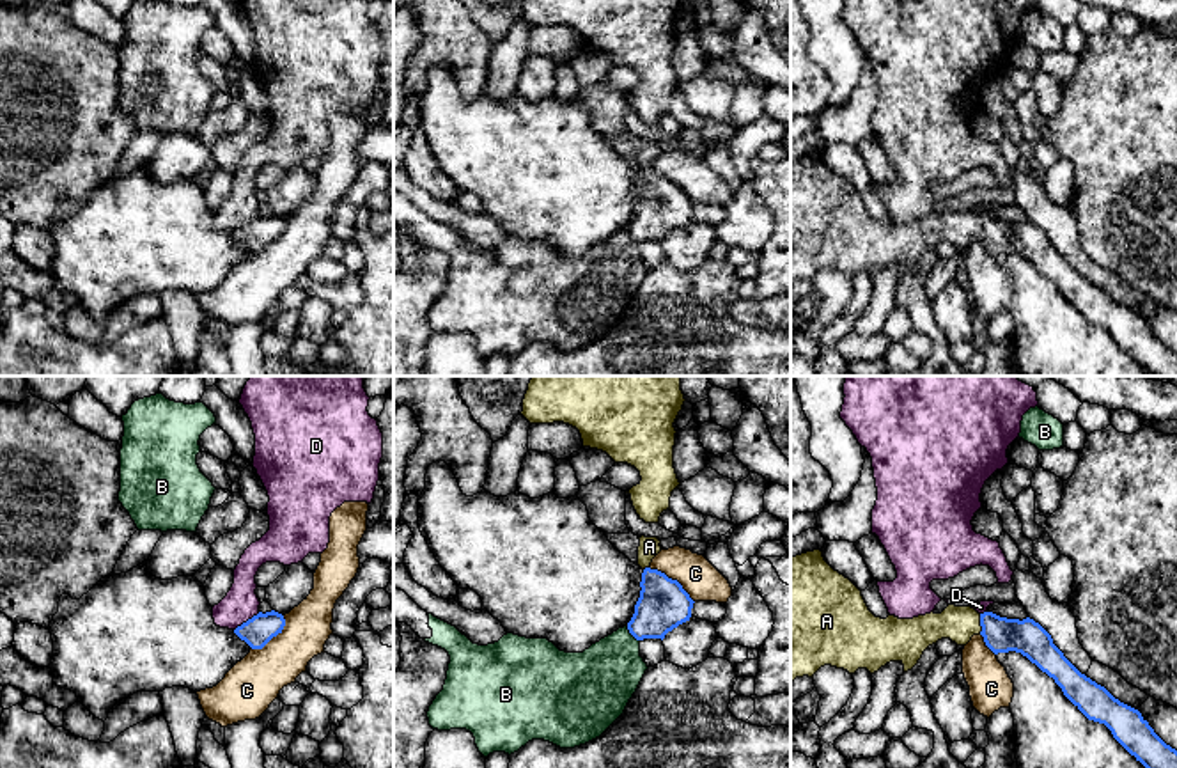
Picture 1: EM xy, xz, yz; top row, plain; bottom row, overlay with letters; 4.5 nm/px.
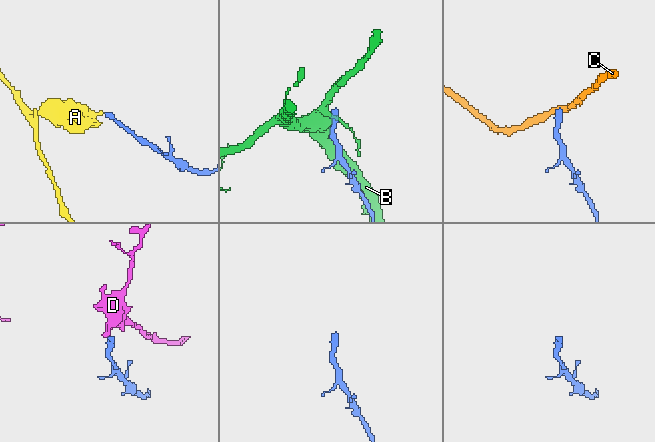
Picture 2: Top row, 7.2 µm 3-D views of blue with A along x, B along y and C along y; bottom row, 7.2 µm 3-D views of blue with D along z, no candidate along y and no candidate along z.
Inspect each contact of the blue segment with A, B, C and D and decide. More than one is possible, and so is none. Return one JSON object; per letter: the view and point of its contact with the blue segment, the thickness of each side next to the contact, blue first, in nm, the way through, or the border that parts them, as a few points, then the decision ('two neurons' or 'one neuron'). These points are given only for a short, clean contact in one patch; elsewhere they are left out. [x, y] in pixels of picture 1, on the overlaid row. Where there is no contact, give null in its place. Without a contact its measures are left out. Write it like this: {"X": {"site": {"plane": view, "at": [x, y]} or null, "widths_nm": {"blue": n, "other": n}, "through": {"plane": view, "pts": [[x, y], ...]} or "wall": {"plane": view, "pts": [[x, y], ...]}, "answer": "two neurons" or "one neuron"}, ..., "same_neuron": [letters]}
{"A": {"site": {"plane": "yz", "at": [981, 625]}, "widths_nm": {"blue": 160, "other": 160}, "through": {"plane": "yz", "pts": [[1030, 639], [981, 625], [958, 623]]}, "answer": "one neuron"}, "B": {"site": {"plane": "xz", "at": [631, 634]}, "widths_nm": {"blue": 220, "other": 320}, "answer": "two neurons"}, "C": {"site": {"plane": "xz", "at": [674, 580]}, "widths_nm": {"blue": 220, "other": 170}, "wall": {"plane": "xz", "pts": [[649, 566], [674, 579], [693, 602]]}, "answer": "two neurons"}, "D": {"site": {"plane": "xy", "at": [249, 619]}, "widths_nm": {"blue": 140, "other": 160}, "wall": {"plane": "xy", "pts": [[259, 612], [234, 630]]}, "answer": "two neurons"}, "same_neuron": ["A"]}

